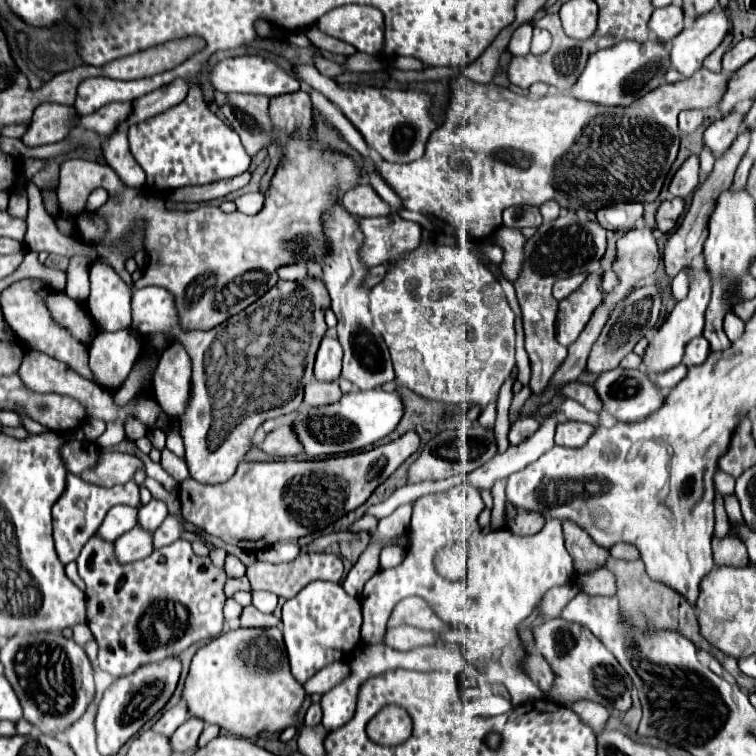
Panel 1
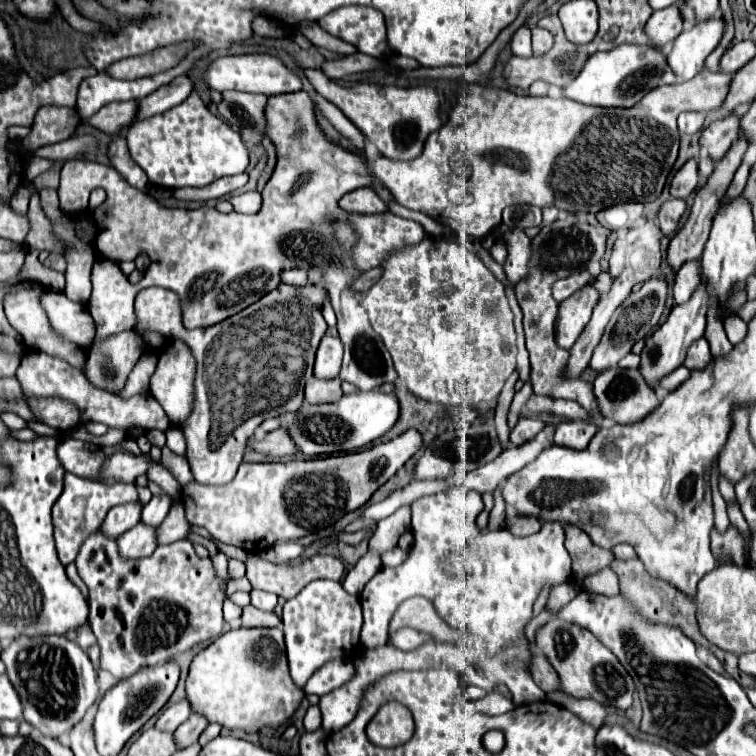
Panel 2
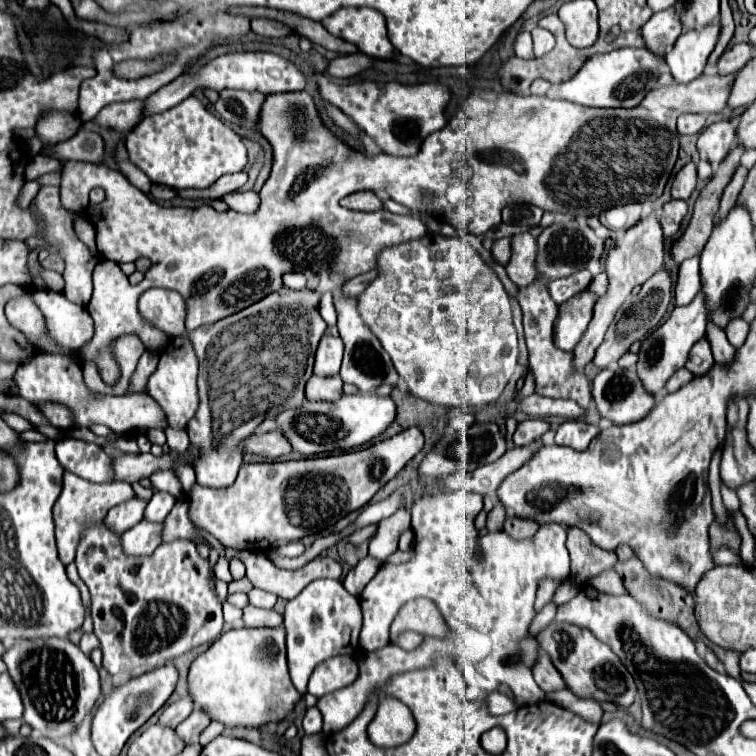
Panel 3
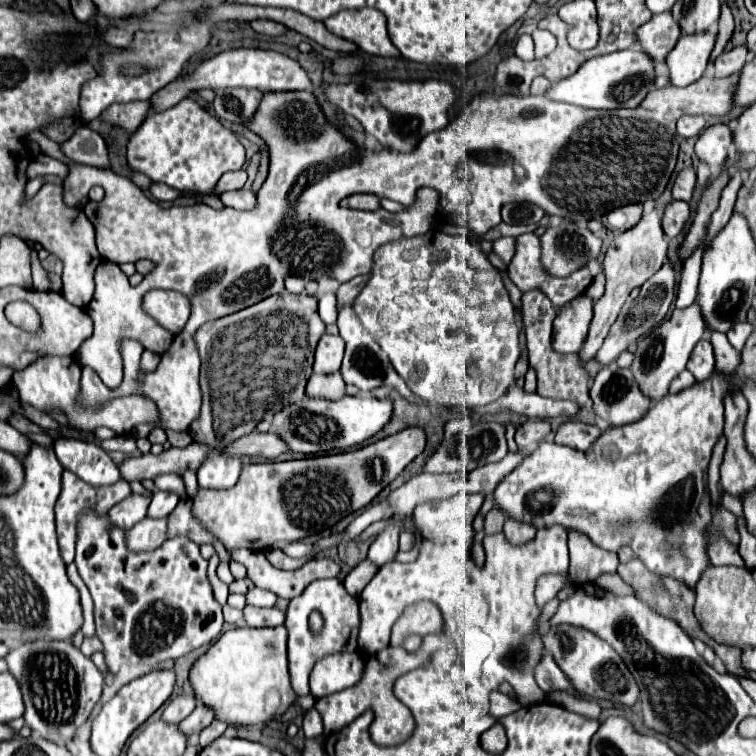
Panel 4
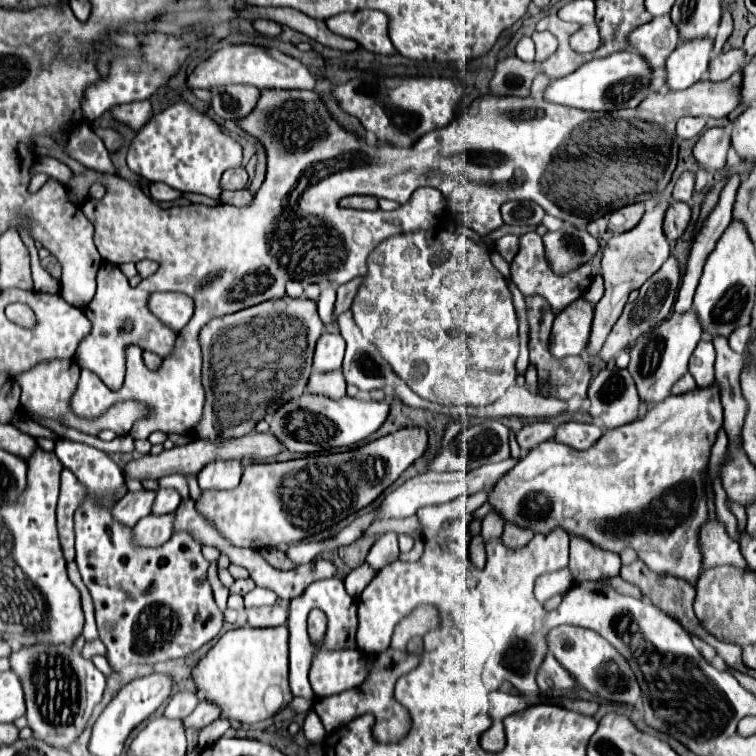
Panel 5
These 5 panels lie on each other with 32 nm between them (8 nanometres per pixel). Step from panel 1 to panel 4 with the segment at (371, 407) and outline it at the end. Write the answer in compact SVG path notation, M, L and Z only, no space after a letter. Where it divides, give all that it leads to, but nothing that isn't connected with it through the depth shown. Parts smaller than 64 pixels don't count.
M342 396L338 402L332 400L312 400L304 398L300 406L288 406L278 412L272 420L278 436L290 446L292 452L300 454L318 454L330 450L346 450L360 446L374 434L378 434L392 418L392 400L378 400L374 396Z

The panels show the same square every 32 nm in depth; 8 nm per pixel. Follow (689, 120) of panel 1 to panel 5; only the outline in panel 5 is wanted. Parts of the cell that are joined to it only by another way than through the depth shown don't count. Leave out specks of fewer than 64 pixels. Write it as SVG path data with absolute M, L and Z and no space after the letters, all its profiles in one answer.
M684 116L678 120L678 136L680 138L694 138L696 134L700 134L706 126L706 118L694 118L694 116Z

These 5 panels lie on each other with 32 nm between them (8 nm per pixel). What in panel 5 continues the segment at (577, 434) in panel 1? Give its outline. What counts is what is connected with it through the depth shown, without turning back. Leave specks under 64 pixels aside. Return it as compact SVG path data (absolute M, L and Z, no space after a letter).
M566 422L560 424L556 430L554 440L560 444L566 444L576 450L588 450L600 436L602 428L596 424L580 424L580 422Z

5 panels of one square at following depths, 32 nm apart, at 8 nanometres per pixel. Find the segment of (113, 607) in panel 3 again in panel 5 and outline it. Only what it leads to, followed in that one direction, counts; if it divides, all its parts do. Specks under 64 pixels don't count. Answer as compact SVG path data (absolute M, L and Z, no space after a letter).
M56 440L54 448L58 460L64 468L72 470L74 476L92 492L84 506L76 512L76 564L86 588L94 600L94 614L98 636L106 646L106 660L110 668L122 668L128 664L150 664L182 658L190 652L198 650L206 642L218 636L222 630L222 612L214 602L210 582L206 578L208 560L202 556L202 544L196 542L188 532L176 532L166 544L160 548L132 548L132 534L128 526L112 520L110 510L102 508L100 500L108 492L116 492L124 484L122 470L110 460L110 456L98 448L72 442L72 440Z

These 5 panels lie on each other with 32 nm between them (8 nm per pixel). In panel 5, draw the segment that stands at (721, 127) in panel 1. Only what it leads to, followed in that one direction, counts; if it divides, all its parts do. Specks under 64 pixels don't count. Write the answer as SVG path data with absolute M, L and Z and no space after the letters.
M708 128L706 132L702 132L700 140L696 142L694 156L700 166L714 172L726 166L728 148L730 148L728 128Z

